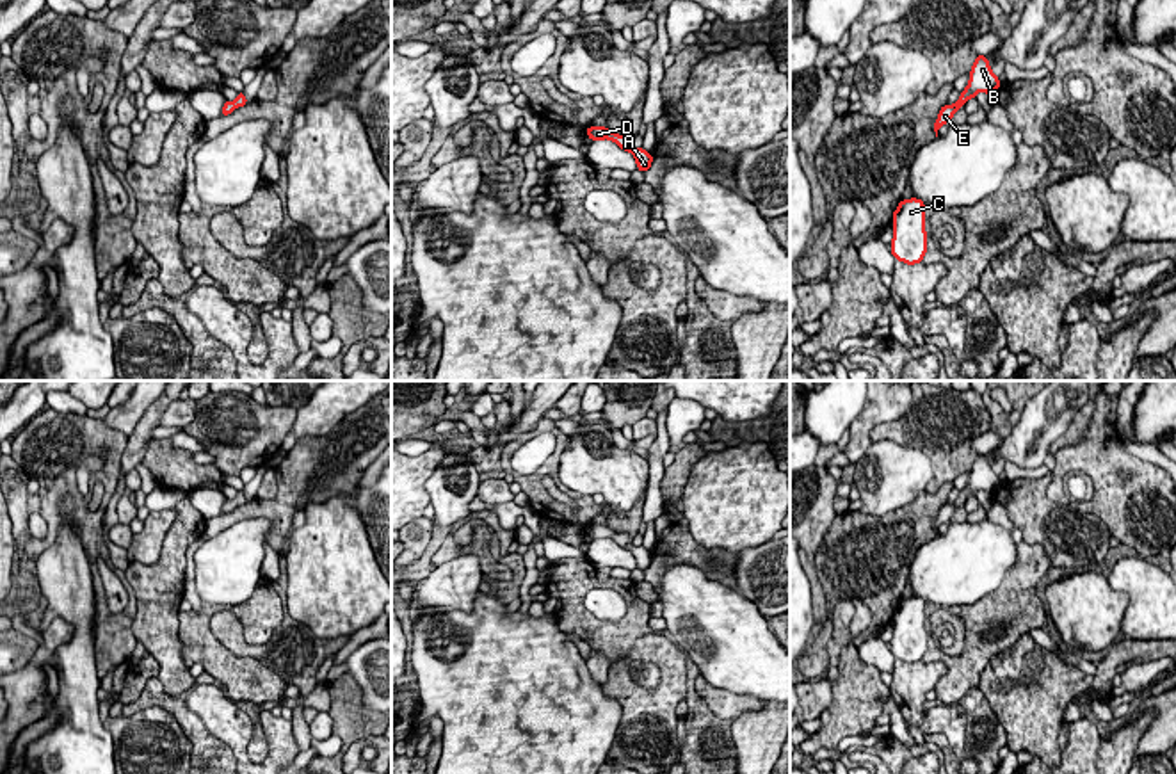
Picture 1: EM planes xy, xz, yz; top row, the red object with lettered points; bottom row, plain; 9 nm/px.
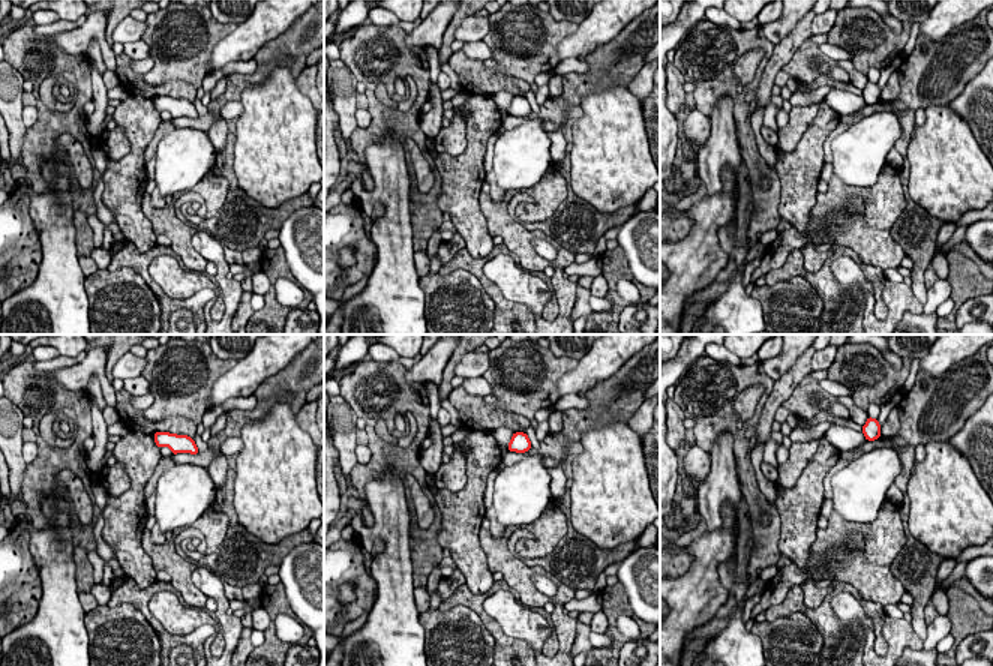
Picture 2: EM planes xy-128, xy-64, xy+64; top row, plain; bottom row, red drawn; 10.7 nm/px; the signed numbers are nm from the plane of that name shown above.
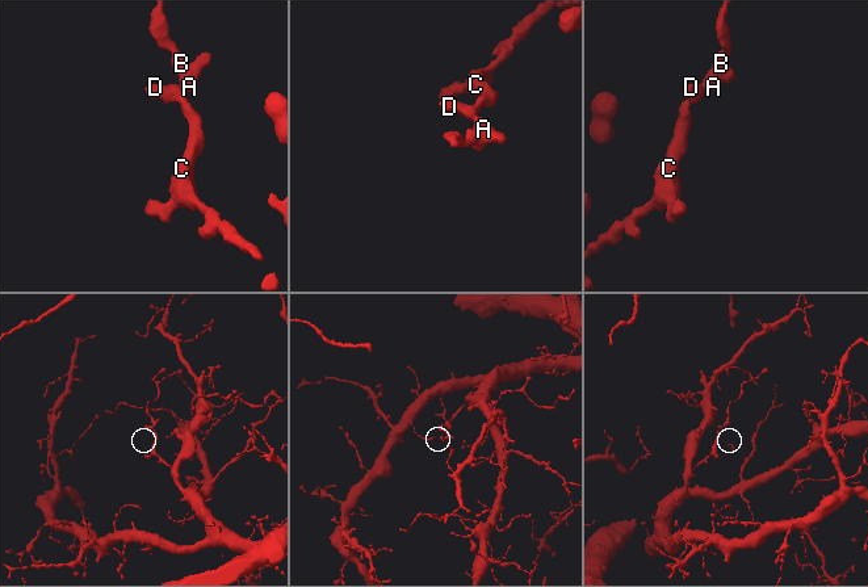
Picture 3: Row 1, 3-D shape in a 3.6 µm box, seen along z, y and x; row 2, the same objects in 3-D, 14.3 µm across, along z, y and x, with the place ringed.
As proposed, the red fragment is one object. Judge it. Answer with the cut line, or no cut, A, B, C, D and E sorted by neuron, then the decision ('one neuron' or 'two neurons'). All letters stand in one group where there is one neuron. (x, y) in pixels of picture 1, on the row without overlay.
cut none; groups A B C D E; one neuron

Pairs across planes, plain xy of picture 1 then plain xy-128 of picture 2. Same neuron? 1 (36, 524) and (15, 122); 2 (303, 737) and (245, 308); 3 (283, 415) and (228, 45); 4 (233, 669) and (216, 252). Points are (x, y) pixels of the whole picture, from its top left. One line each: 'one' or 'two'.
1: two
2: one
3: two
4: two

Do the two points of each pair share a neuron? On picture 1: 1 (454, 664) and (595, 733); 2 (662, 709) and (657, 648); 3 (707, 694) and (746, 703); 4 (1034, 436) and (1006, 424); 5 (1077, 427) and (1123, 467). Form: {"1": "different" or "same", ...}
{"1": "same", "2": "same", "3": "same", "4": "different", "5": "different"}

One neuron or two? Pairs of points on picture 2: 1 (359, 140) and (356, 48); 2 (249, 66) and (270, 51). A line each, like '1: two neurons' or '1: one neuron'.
1: one neuron
2: two neurons

